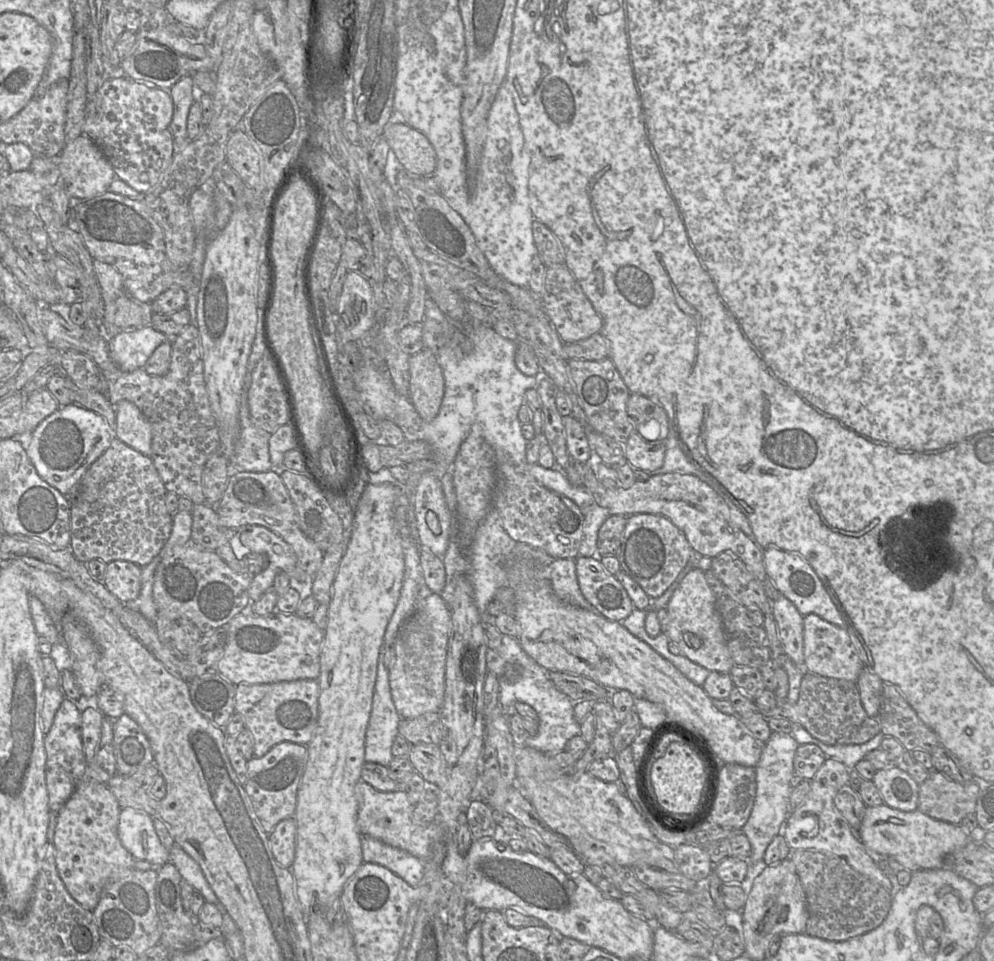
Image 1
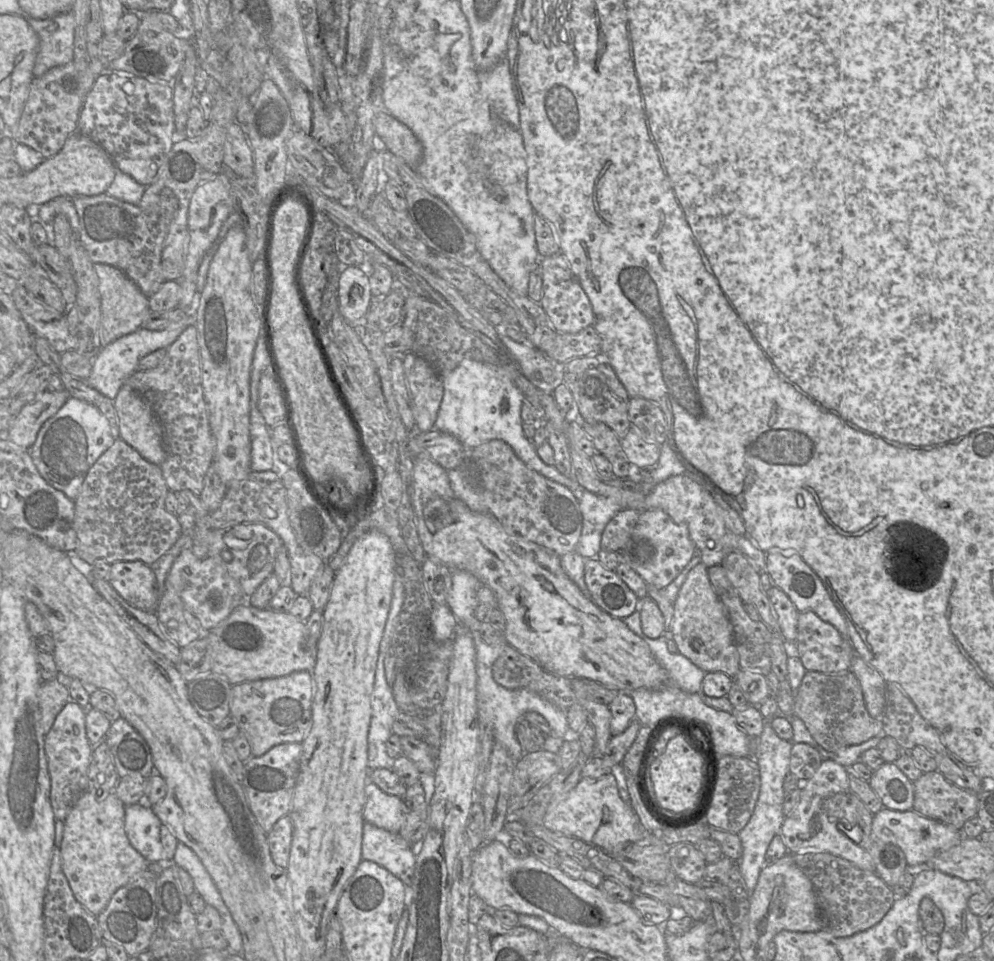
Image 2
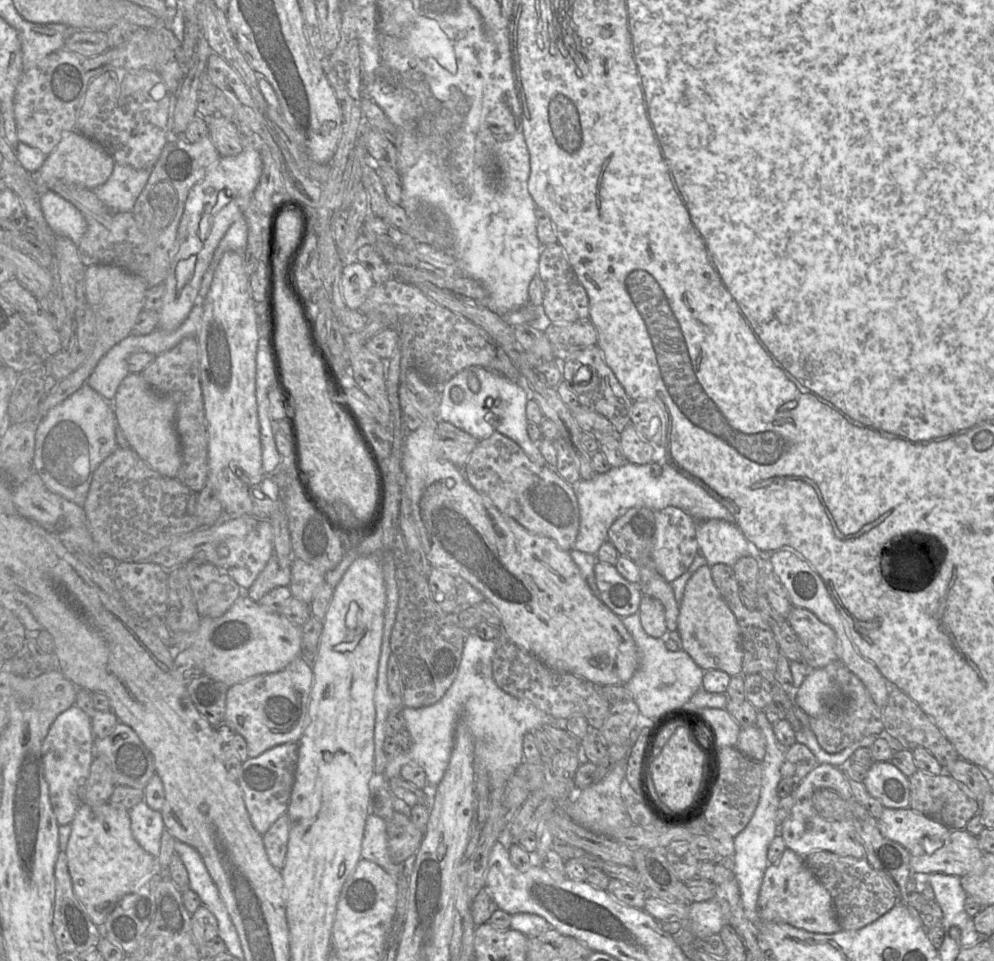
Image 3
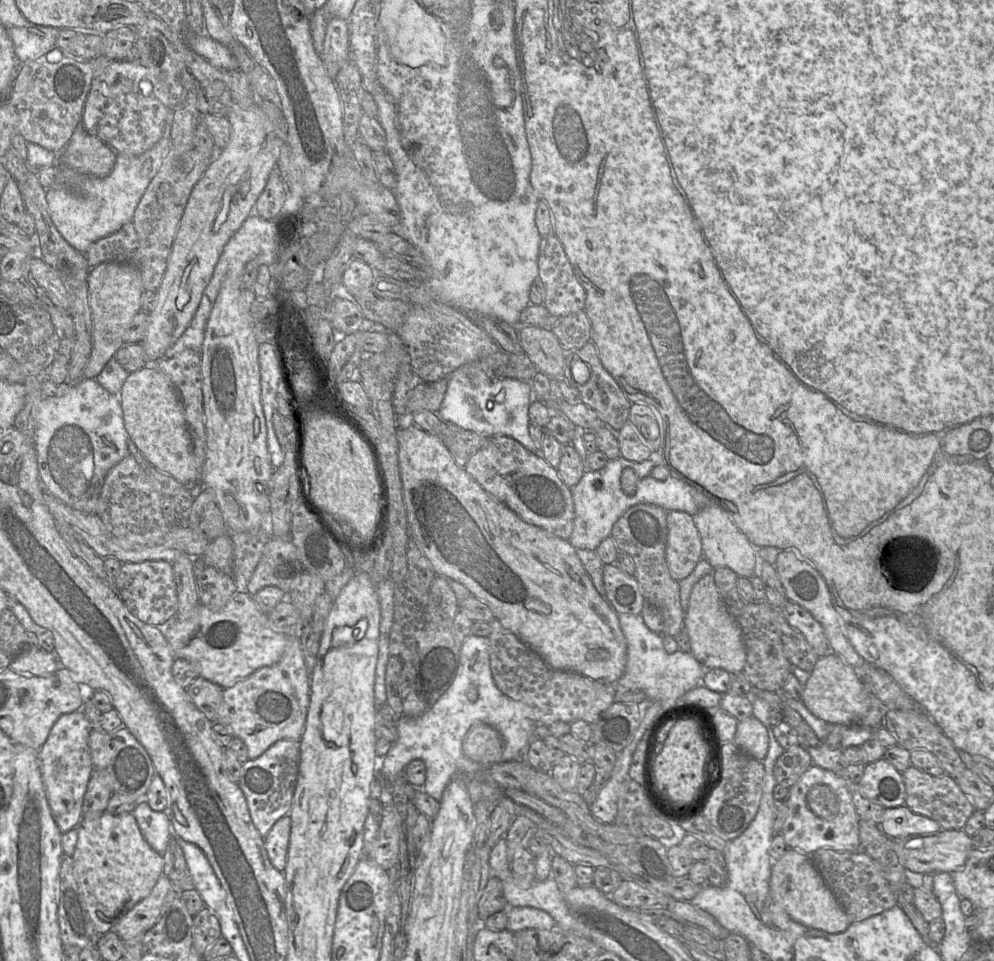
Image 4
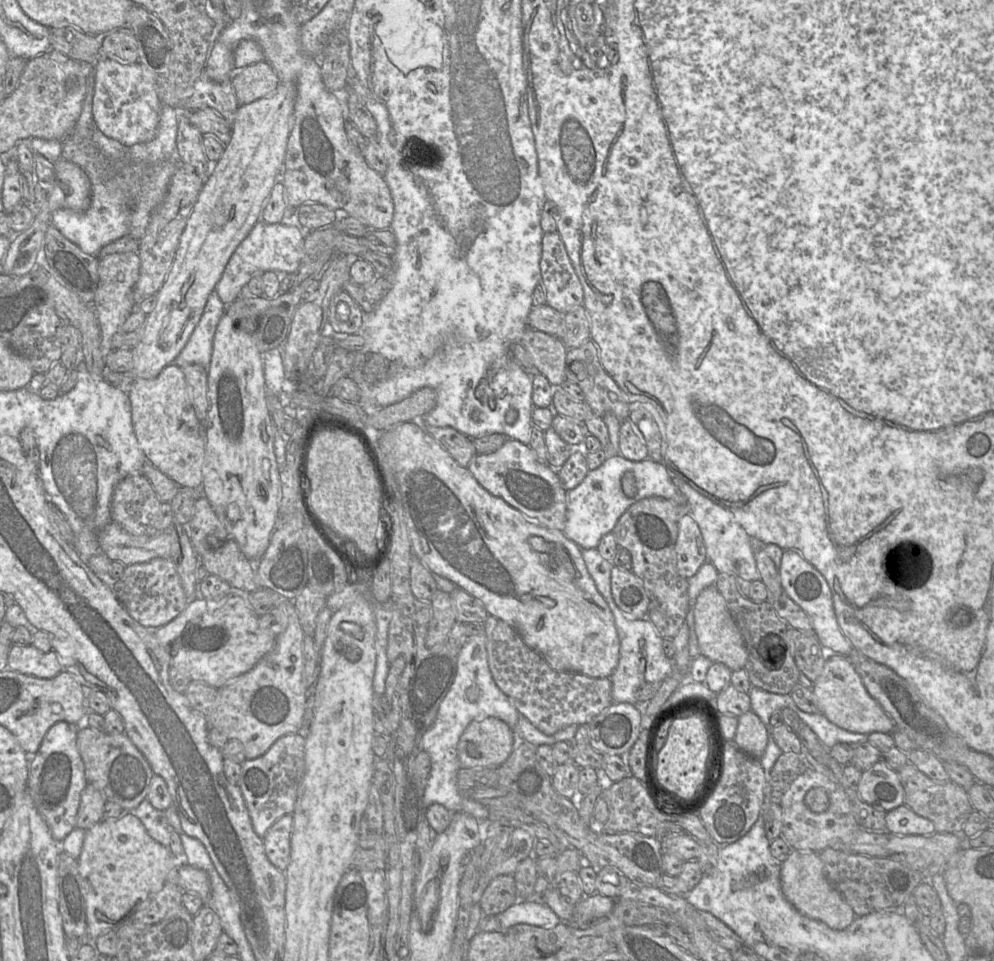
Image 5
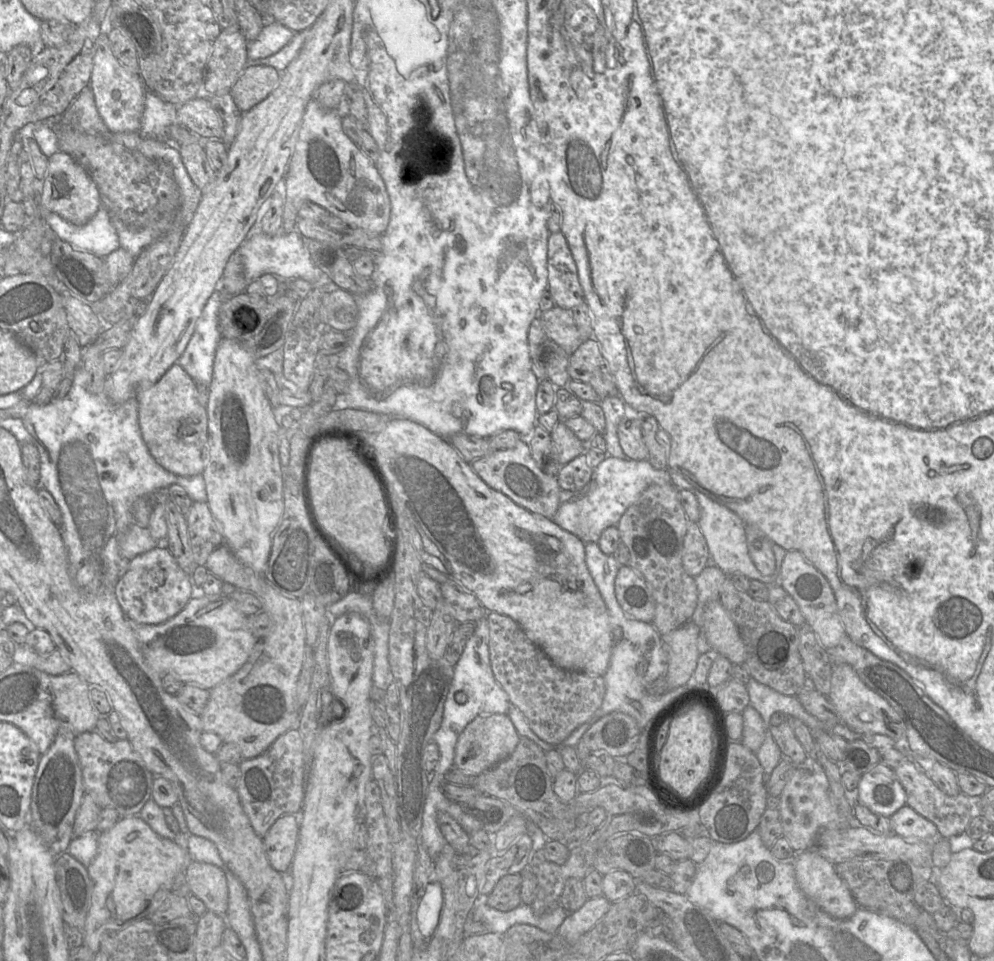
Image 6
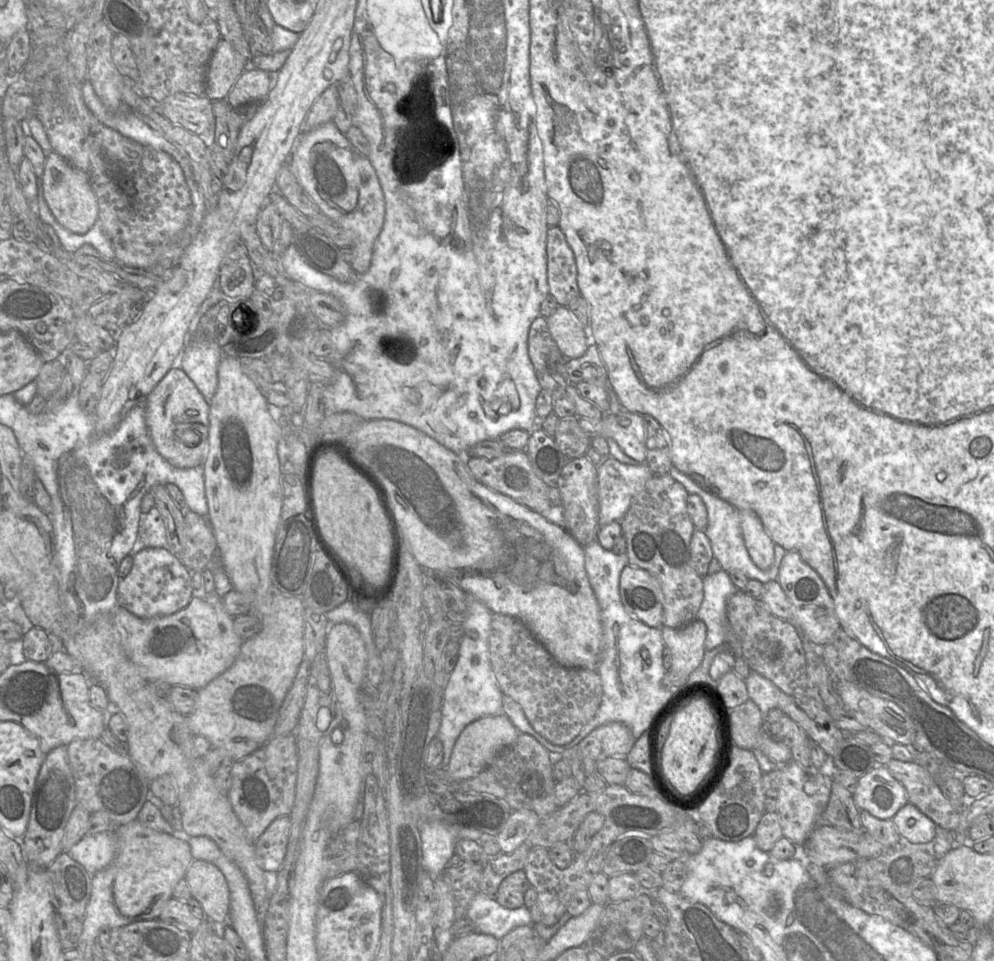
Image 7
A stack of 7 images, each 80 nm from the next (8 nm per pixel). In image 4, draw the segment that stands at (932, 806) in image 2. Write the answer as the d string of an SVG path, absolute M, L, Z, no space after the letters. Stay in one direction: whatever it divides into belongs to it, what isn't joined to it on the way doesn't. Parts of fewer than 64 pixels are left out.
M910 765L902 772L906 800L905 805L914 813L936 821L941 830L960 830L971 814L976 810L971 799L961 790L955 778L948 774L932 776Z

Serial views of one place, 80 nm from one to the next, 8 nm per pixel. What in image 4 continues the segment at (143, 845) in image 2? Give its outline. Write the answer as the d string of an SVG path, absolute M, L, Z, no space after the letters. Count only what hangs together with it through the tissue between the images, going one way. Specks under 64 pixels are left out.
M143 799L136 803L132 815L150 847L157 853L163 854L172 837L170 822L165 812L152 810Z

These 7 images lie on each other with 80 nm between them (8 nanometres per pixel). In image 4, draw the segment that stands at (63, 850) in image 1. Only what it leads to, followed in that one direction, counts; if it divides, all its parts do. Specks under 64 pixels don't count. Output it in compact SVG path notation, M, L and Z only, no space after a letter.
M104 812L94 820L82 819L78 825L78 839L71 857L73 875L87 913L99 935L111 931L116 922L150 894L159 877L163 875L162 854L154 851L144 839L131 812L119 815Z

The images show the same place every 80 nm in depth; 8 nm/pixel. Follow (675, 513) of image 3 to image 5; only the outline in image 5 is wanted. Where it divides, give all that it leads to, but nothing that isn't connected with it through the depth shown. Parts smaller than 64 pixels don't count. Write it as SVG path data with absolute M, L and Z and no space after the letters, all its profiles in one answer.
M686 511L678 522L675 551L677 571L681 577L686 579L692 577L707 560L706 548L699 526Z

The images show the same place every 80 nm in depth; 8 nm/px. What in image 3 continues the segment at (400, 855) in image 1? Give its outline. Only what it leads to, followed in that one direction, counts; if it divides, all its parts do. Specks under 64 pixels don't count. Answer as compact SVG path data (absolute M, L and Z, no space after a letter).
M369 812L363 833L361 858L370 860L393 877L402 873L402 864L396 864L390 857L385 820Z

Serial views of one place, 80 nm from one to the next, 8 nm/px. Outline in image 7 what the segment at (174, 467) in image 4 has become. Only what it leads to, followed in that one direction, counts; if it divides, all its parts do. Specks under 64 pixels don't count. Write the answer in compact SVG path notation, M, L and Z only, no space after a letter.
M175 364L146 397L146 425L159 454L178 468L202 465L209 435L209 402Z

